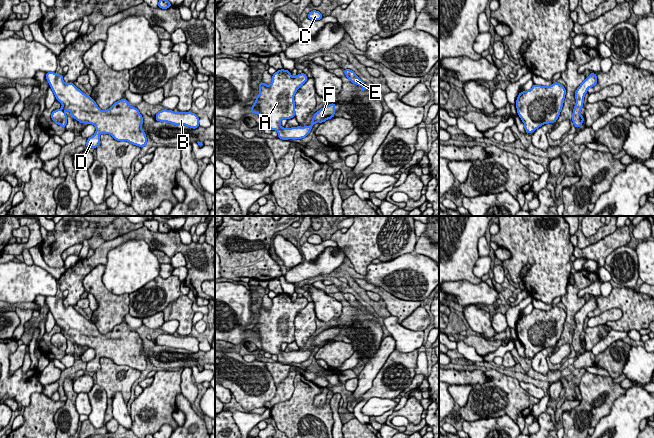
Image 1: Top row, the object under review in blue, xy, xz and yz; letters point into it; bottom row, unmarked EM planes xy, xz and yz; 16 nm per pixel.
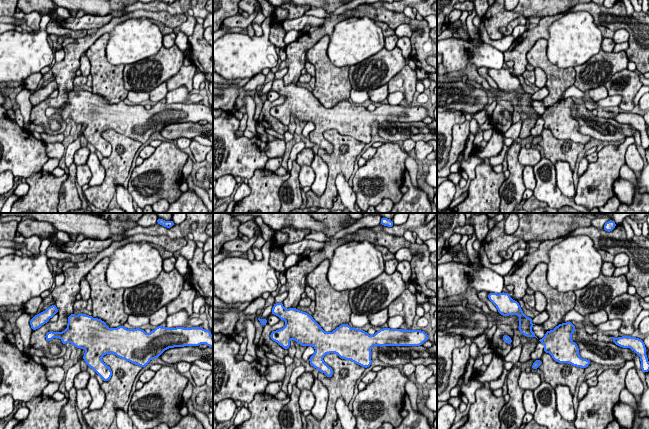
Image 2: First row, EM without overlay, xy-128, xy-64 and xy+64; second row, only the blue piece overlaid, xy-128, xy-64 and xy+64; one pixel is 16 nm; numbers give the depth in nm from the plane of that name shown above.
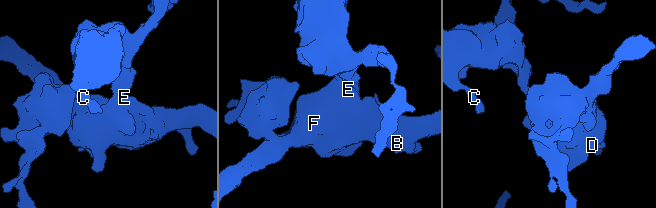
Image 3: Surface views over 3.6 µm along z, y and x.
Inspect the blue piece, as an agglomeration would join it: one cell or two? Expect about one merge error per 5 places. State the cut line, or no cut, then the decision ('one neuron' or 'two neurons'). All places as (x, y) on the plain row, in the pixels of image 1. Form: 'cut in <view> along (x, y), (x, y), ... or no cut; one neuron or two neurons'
no cut; one neuron

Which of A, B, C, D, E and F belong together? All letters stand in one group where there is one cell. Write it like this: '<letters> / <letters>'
A B C D E F

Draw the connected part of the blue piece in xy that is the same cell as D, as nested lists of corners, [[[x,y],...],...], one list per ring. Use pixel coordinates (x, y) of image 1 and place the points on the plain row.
[[[46,296],[45,302],[47,303],[56,324],[62,328],[60,333],[56,333],[51,337],[51,343],[56,348],[66,352],[67,339],[65,335],[68,334],[71,340],[81,348],[87,347],[95,350],[95,358],[86,365],[87,372],[99,371],[99,360],[102,357],[111,359],[116,365],[127,365],[138,371],[144,371],[147,368],[146,357],[142,353],[142,348],[144,347],[143,341],[138,332],[131,330],[125,322],[115,326],[109,333],[101,334],[90,319],[83,317],[72,306],[65,307],[63,299],[56,298],[55,296]]]

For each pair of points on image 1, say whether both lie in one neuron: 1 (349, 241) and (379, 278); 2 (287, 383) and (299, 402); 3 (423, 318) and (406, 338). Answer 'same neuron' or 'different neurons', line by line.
1: different neurons
2: different neurons
3: different neurons

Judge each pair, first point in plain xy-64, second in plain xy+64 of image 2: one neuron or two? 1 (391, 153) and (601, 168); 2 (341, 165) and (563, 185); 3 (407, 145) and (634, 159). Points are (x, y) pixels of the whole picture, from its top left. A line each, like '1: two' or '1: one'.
1: one
2: two
3: one

